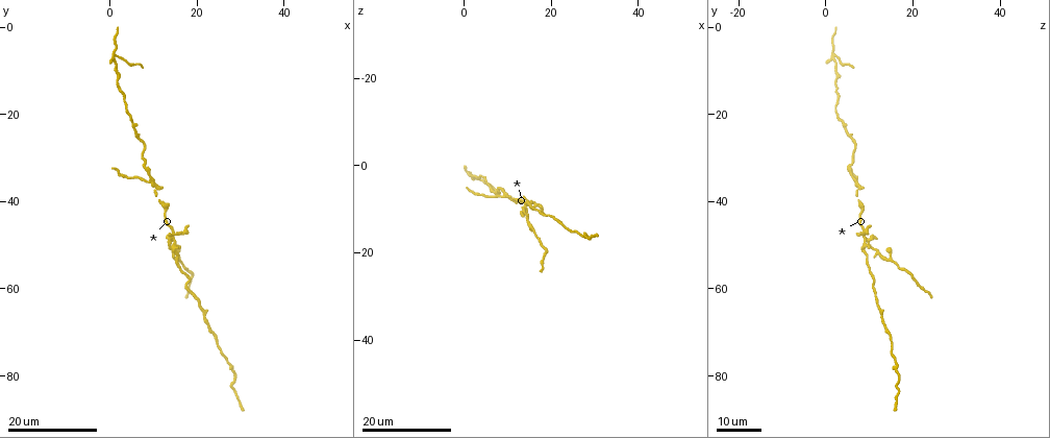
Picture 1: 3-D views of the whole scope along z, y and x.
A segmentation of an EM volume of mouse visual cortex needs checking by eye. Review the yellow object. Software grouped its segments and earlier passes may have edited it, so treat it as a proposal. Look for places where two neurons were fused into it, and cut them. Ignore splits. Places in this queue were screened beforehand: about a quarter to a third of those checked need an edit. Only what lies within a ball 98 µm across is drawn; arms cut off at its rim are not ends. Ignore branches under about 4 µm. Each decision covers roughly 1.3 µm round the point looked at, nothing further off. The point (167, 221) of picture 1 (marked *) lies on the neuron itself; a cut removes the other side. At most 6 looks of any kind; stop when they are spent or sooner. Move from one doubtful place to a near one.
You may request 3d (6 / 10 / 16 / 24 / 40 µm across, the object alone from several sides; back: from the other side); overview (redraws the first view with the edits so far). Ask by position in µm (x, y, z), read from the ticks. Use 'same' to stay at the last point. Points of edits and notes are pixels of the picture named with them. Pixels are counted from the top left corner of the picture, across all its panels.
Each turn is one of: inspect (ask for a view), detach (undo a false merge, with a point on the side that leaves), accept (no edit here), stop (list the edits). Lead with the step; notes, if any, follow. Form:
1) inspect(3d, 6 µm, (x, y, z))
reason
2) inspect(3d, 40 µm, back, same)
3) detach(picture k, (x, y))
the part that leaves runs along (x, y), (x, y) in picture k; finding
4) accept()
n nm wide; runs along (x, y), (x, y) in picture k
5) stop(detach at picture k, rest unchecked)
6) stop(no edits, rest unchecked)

inspect(3d, 24 µm, (9.5, 35.0, 6.5))
looks like a crossing

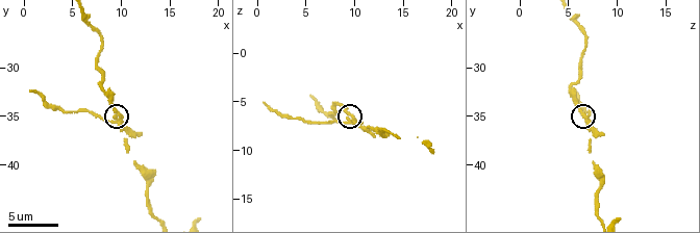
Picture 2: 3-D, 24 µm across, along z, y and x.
inspect(3d, 6 µm, (9.4, 35.6, 7.0))
zoom in

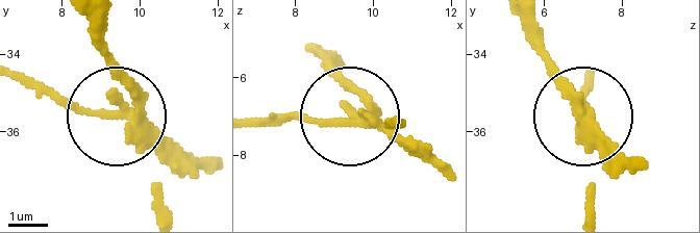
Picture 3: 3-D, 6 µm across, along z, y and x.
detach(picture 3, (186, 162))
4 arms; the part that leaves runs along (141, 125), (65, 109), (24, 85) in picture 3; a second neuron is stuck on

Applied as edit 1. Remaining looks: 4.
inspect(overview)
see it whole again

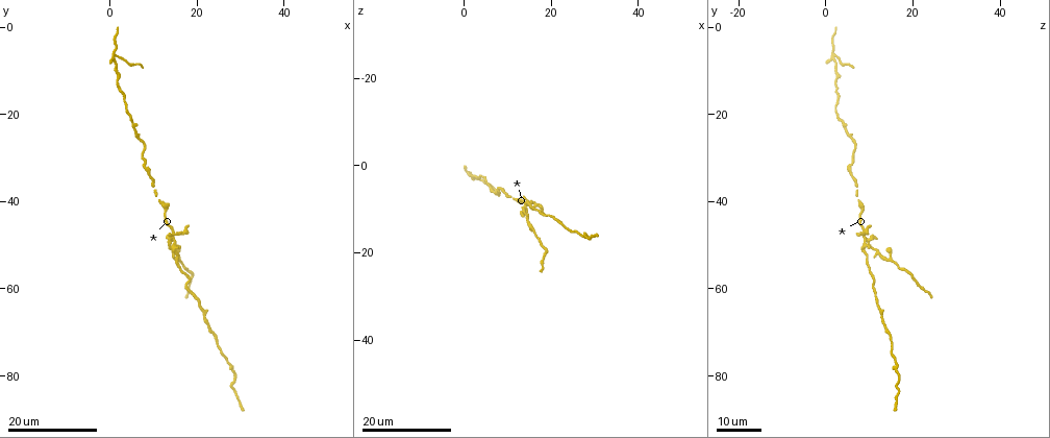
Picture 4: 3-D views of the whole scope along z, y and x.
inspect(3d, 16 µm, (14.0, 48.0, 9.0))
branch point

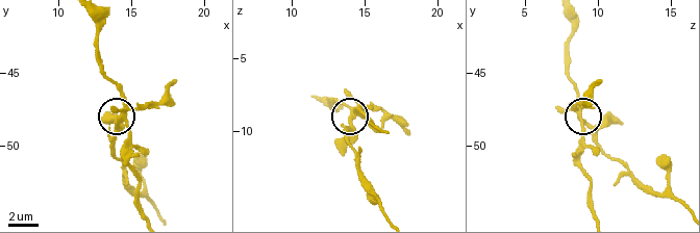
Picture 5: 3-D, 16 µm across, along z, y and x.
inspect(3d, 10 µm, (14.4, 48.4, 9.0))

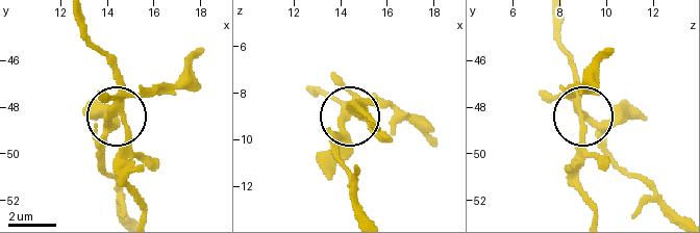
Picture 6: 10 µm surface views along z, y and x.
detach(picture 6, (149, 91))
side arm 24 µm; two neurons meet here

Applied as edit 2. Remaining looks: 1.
stop(detach at picture 3, detach at picture 6, rest unchecked)

